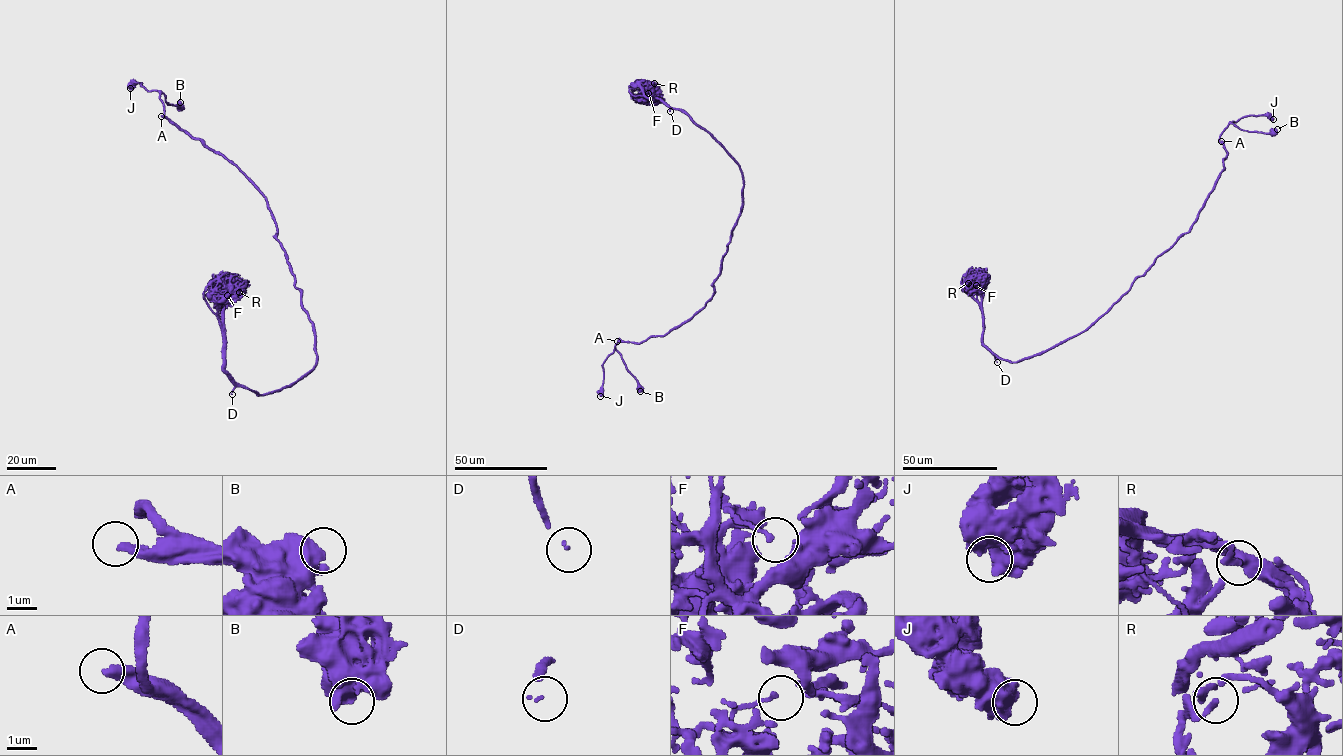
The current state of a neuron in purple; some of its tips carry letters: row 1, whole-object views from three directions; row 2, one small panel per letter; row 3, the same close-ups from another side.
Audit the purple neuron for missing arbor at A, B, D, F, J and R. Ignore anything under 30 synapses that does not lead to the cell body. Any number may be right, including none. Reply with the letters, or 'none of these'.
A, D

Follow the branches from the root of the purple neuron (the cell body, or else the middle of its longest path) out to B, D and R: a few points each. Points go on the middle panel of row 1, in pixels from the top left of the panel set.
B: (732, 232), (713, 295), (706, 305), (663, 335), (640, 343), (619, 339), (615, 348), (640, 391)
D: (732, 232), (743, 196), (744, 182), (740, 168), (718, 141), (687, 115), (678, 109), (670, 111)
R: (732, 232), (743, 196), (739, 166), (684, 112), (645, 95), (640, 83), (654, 83)

